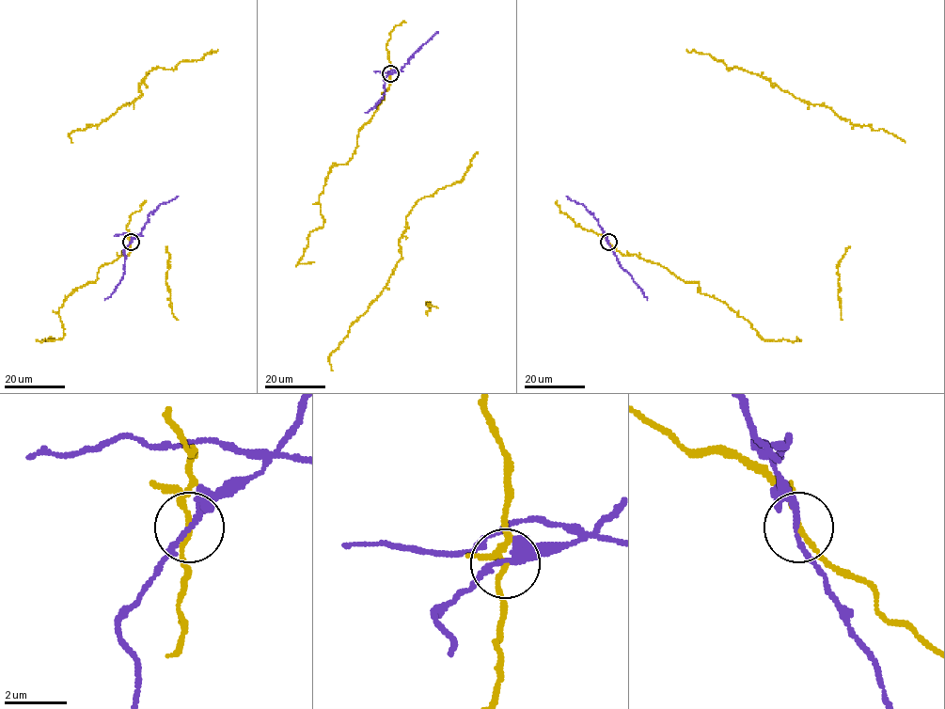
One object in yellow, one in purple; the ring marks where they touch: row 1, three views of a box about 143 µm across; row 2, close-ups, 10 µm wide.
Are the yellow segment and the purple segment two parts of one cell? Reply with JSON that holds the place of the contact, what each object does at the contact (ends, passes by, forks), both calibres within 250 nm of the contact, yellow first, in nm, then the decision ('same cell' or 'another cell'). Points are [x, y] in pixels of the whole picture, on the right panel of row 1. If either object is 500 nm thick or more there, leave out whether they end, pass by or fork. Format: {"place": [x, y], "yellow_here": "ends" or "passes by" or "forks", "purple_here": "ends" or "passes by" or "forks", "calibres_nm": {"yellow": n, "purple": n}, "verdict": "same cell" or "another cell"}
{"place": [608, 242], "yellow_here": "passes by", "purple_here": "passes by", "calibres_nm": {"yellow": 160, "purple": 160}, "verdict": "another cell"}

